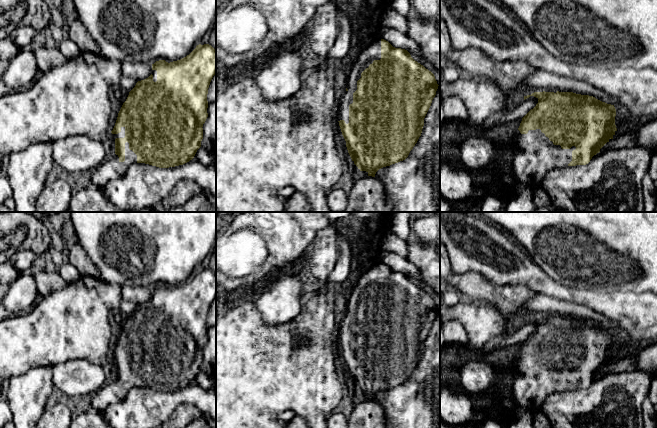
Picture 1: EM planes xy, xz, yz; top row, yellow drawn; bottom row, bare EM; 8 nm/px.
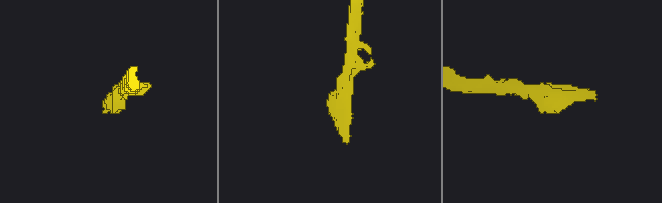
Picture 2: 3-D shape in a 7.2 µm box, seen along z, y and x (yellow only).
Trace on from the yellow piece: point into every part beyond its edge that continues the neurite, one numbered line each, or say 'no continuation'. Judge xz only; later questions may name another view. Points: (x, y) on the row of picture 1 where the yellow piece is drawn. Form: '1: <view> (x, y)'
1: xz (372, 52)

